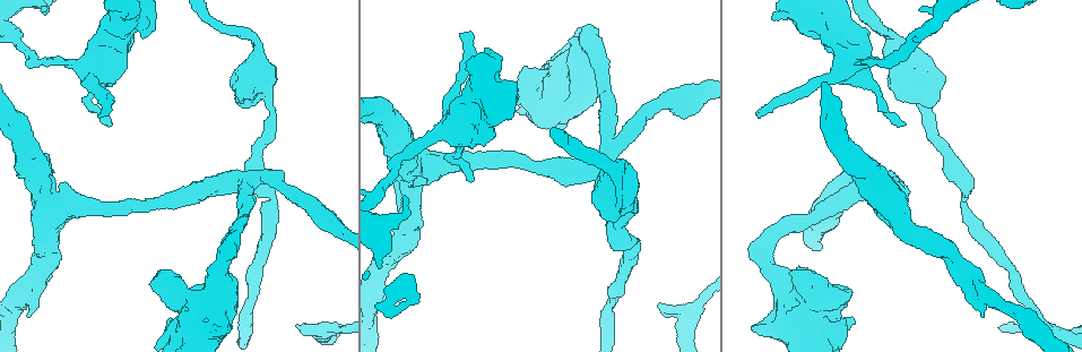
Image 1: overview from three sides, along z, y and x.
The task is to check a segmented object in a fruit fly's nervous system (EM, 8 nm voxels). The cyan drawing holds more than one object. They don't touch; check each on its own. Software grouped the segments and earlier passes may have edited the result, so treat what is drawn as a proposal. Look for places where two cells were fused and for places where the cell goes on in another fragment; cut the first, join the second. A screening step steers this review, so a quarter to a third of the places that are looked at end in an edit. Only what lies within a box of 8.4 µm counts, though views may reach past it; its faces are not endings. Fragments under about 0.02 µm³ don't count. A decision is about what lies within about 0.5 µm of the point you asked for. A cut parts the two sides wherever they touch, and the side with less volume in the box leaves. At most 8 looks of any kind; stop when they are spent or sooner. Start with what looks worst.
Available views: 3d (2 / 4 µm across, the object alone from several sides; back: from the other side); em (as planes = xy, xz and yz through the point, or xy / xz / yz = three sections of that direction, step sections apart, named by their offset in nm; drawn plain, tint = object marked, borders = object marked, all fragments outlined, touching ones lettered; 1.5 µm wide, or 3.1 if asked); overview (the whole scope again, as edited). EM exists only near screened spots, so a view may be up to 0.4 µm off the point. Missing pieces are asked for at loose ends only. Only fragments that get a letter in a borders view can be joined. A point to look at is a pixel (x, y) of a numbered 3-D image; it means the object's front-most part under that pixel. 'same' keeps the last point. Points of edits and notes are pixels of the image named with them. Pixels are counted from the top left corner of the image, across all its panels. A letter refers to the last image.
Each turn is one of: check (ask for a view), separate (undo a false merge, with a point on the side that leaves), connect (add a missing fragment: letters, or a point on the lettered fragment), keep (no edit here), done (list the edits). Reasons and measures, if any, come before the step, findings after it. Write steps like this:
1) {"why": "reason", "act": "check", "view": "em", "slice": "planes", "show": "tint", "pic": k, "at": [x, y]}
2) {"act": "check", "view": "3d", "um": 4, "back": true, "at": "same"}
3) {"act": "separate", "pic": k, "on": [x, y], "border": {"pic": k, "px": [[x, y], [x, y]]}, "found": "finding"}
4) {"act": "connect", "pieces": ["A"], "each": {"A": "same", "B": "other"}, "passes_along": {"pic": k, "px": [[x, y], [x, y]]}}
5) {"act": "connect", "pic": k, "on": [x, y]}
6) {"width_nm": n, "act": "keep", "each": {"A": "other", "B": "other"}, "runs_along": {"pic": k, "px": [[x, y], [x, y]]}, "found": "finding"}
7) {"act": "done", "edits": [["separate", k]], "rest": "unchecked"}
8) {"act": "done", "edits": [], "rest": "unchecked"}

{"why": "tapers out", "act": "check", "view": "em", "slice": "yz", "step": 8, "show": "tint", "pic": 1, "at": [472, 181]}

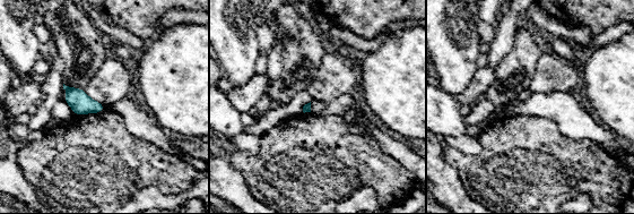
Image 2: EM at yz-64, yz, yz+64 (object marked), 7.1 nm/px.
{"act": "check", "view": "em", "slice": "planes", "show": "borders", "at": "same"}

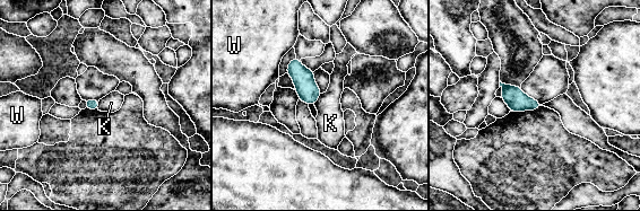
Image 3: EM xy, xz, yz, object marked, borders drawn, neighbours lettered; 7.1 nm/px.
{"longest_contact_nm": ["K", 100], "act": "keep", "each": {"K": "other", "W": "other"}, "border": {"pic": 3, "px": [[322, 94], [313, 104]]}, "found": "none of them fits"}

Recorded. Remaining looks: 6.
{"why": "an open end", "act": "check", "view": "3d", "um": 4, "pic": 1, "at": [297, 327]}

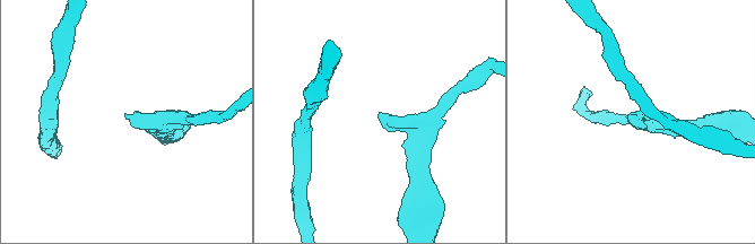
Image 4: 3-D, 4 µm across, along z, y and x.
{"why": "shape alone is not enough", "act": "check", "view": "em", "slice": "planes", "show": "tint", "pic": 4, "at": [125, 116]}

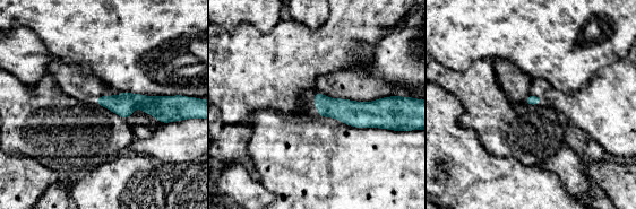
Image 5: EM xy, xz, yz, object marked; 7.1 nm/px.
{"act": "check", "view": "em", "slice": "planes", "show": "borders", "at": "same"}

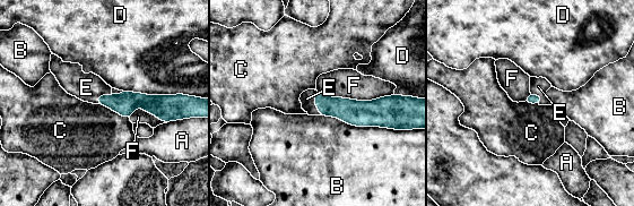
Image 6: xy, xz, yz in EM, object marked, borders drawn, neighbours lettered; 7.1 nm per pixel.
{"act": "connect", "pieces": ["E"], "each": {"A": "other", "B": "other", "C": "other", "D": "other", "E": "same", "F": "other"}, "passes_along": {"pic": 6, "px": [[347, 110], [314, 102], [306, 99]]}, "found": "it goes on there"}

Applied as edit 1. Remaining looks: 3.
{"why": "see it whole again", "act": "check", "view": "overview"}

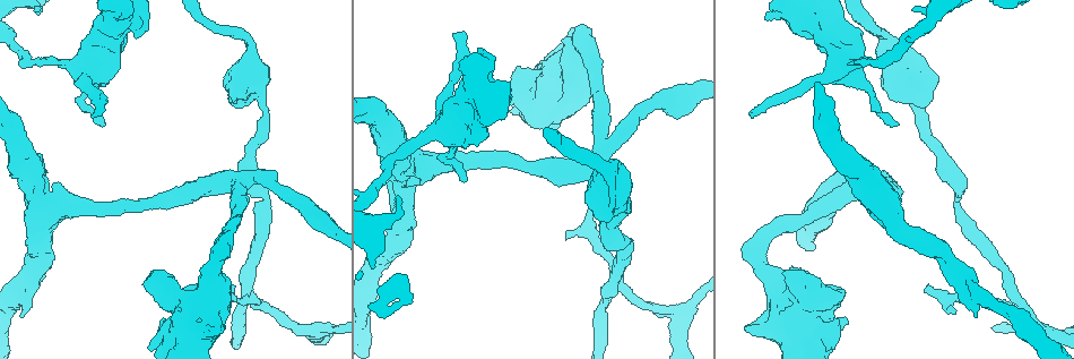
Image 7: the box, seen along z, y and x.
{"why": "thin end", "act": "check", "view": "3d", "um": 4, "pic": 7, "at": [589, 213]}

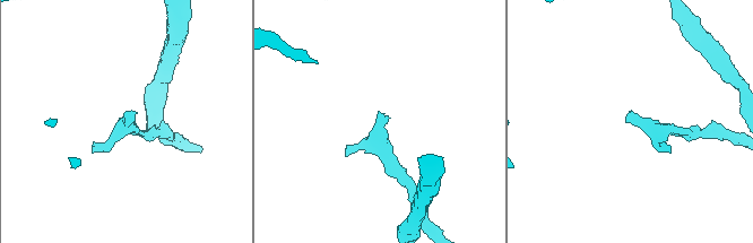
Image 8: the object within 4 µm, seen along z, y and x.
{"act": "check", "view": "em", "slice": "xz", "step": 8, "show": "borders", "pic": 8, "at": [382, 115]}

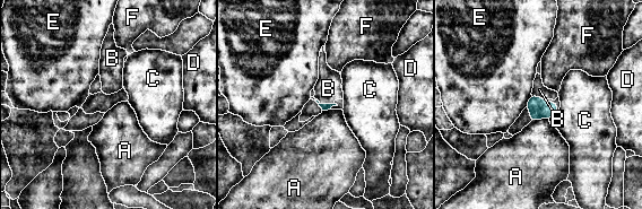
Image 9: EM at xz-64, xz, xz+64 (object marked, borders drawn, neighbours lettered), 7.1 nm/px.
{"act": "connect", "pieces": ["B"], "each": {"A": "other", "B": "same", "C": "other", "D": "other", "E": "other", "F": "other"}, "passes_along": {"pic": 9, "px": [[324, 106], [326, 104], [328, 88]]}, "found": "it goes on there"}

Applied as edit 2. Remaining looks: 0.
{"act": "done", "edits": [["connect", 6], ["connect", 9]], "rest": "unchecked"}

